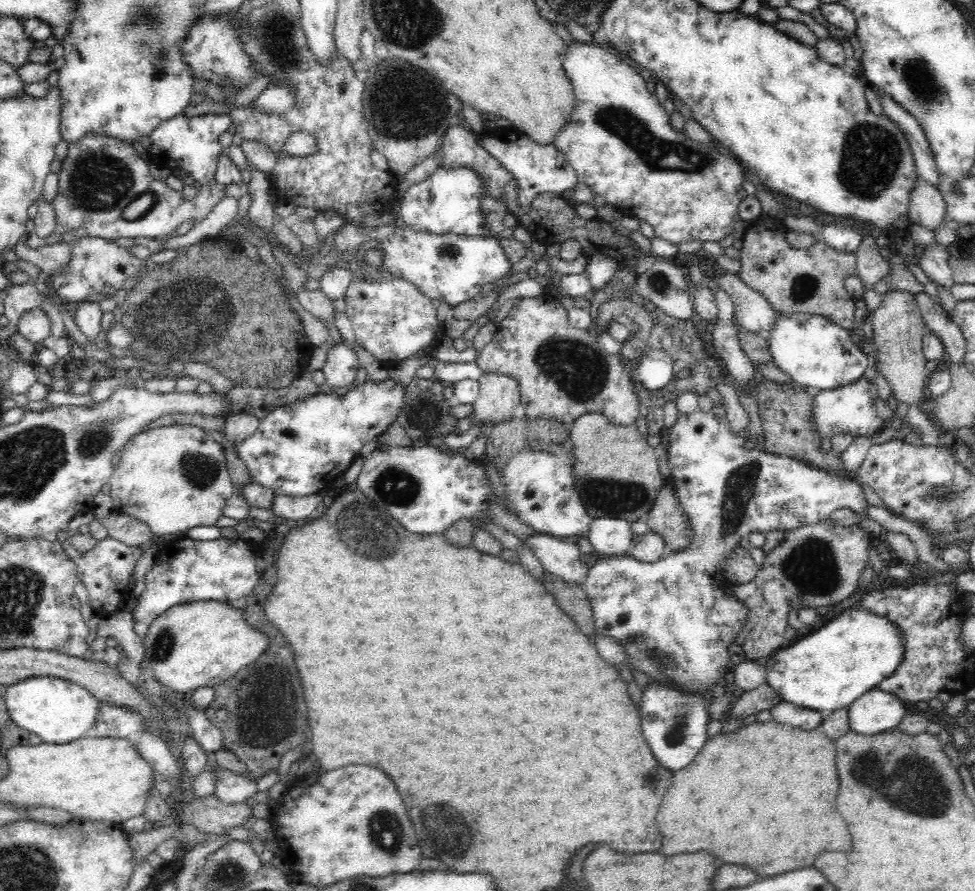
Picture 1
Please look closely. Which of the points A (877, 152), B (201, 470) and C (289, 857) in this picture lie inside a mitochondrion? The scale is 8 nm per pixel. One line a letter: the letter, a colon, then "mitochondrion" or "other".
A: mitochondrion
B: mitochondrion
C: other

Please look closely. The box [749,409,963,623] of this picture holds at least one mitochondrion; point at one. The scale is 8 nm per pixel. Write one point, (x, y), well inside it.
(809, 565)

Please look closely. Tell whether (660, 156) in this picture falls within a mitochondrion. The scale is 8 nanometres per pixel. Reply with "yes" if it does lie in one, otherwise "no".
yes

